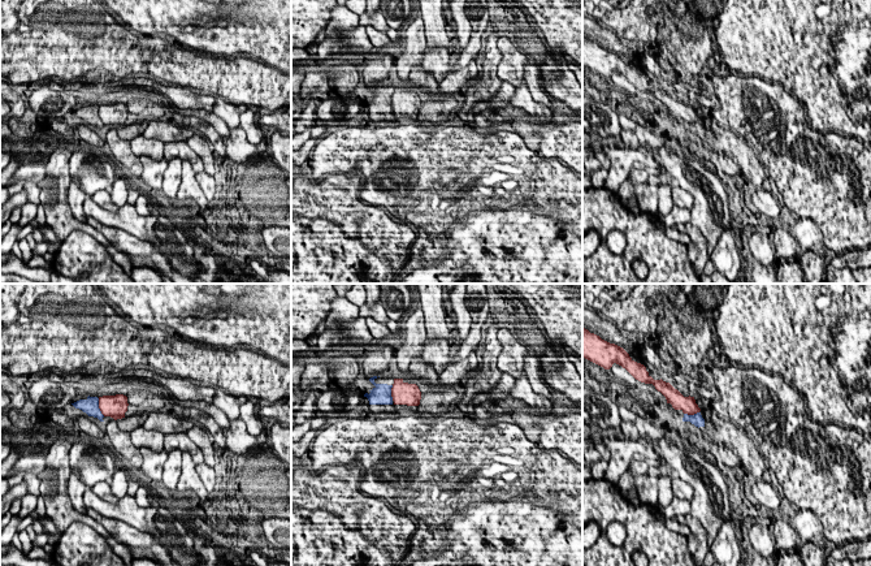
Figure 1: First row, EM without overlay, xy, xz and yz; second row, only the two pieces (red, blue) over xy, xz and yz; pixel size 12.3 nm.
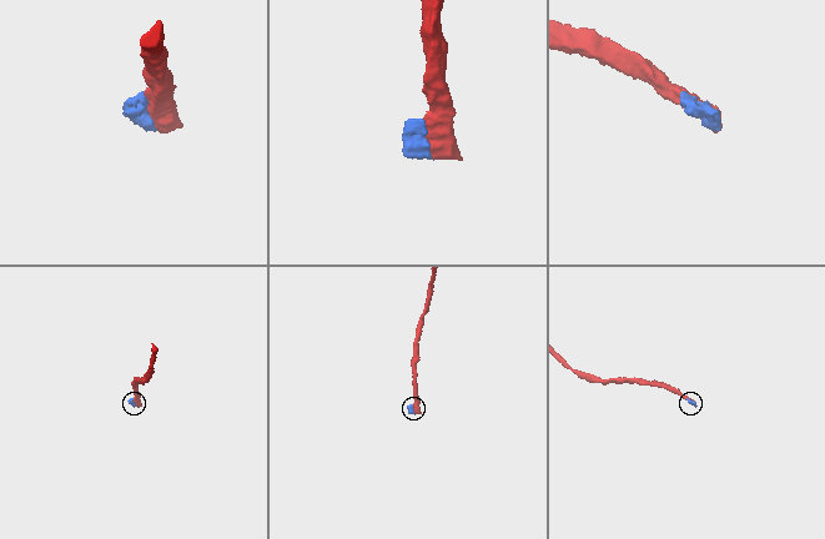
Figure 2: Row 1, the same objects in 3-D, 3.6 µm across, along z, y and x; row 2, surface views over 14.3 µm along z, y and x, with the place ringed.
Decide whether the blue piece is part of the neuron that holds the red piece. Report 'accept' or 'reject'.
reject

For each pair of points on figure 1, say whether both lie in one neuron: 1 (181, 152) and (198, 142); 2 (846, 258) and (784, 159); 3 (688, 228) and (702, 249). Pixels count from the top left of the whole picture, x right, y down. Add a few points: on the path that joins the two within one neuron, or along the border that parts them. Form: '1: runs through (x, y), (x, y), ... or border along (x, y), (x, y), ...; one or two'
1: border along (185, 141), (202, 160), (204, 171); two
2: border along (843, 253), (833, 255); two
3: runs through (693, 233), (701, 243); one

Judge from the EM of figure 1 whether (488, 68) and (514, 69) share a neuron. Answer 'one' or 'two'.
two

